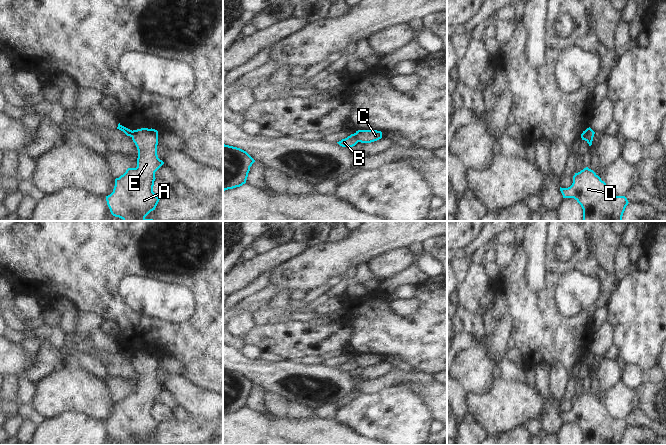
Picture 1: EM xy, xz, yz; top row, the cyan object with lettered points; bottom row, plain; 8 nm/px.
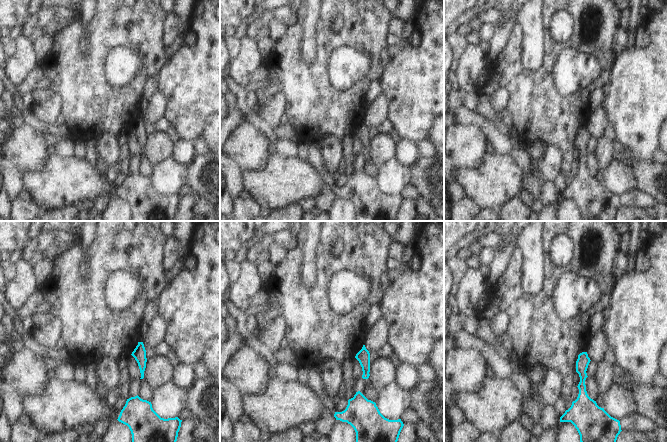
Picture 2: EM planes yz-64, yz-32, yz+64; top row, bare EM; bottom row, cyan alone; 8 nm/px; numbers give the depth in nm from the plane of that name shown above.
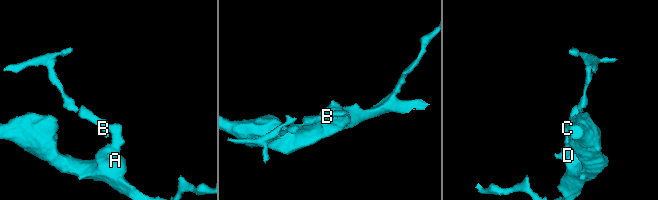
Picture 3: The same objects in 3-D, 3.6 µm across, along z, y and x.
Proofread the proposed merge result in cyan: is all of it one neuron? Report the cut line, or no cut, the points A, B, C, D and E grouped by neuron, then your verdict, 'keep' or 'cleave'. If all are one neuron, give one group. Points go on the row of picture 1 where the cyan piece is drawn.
xz (354, 133), (359, 141) | A C D E / B | cleave

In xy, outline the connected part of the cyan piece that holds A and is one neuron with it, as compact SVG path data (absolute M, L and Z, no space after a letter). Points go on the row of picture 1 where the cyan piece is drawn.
M141 128L133 130L131 137L138 150L137 167L115 179L113 192L106 196L107 205L123 221L155 221L145 217L160 200L153 192L155 172L164 164L157 155L158 131Z

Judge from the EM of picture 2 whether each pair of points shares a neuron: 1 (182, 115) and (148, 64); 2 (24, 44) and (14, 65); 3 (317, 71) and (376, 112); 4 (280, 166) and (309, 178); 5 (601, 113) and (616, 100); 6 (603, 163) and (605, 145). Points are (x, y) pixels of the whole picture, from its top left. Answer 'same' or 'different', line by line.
1: different
2: same
3: different
4: same
5: different
6: same

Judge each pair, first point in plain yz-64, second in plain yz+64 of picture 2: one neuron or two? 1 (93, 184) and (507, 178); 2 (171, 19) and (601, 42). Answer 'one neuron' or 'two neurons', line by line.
1: one neuron
2: two neurons

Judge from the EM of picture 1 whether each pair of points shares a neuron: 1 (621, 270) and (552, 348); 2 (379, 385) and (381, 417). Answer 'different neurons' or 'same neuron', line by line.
1: different neurons
2: different neurons

